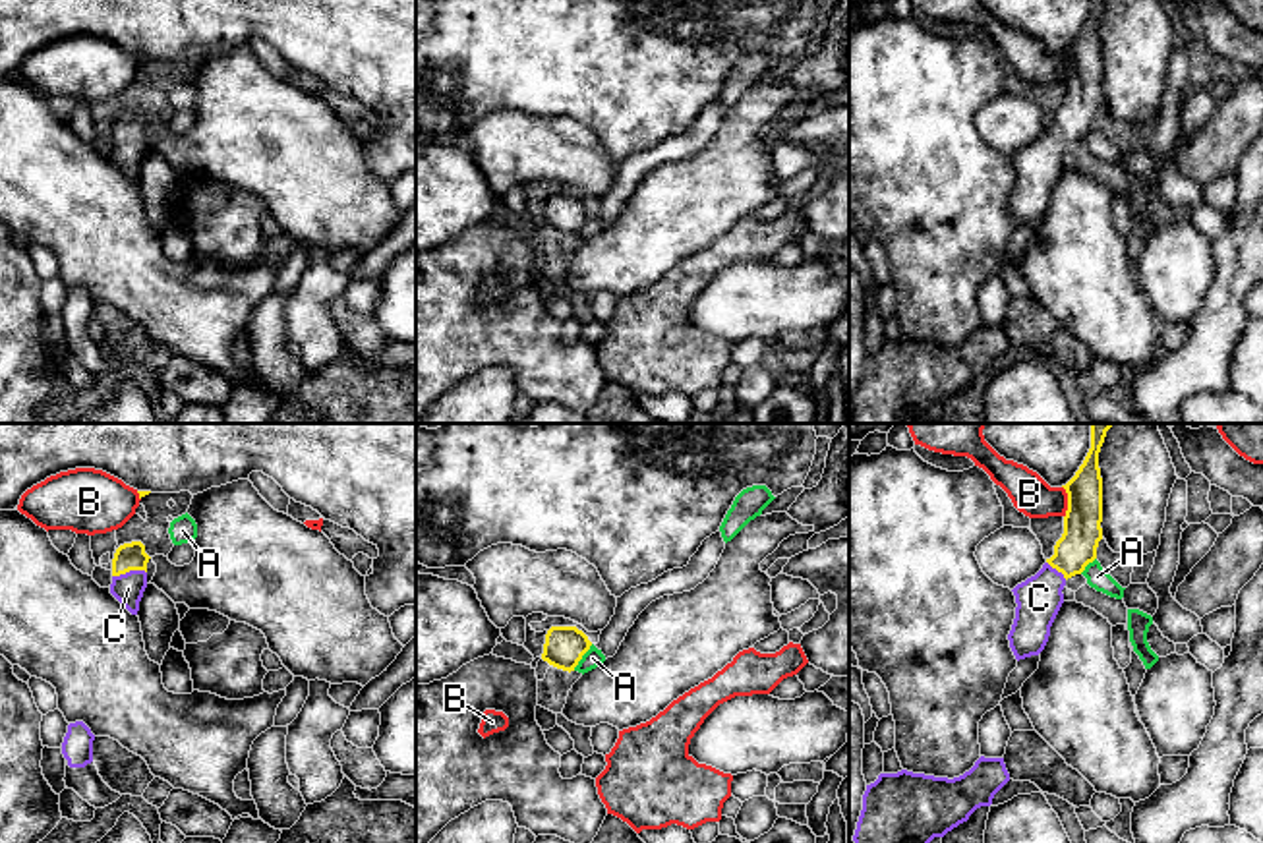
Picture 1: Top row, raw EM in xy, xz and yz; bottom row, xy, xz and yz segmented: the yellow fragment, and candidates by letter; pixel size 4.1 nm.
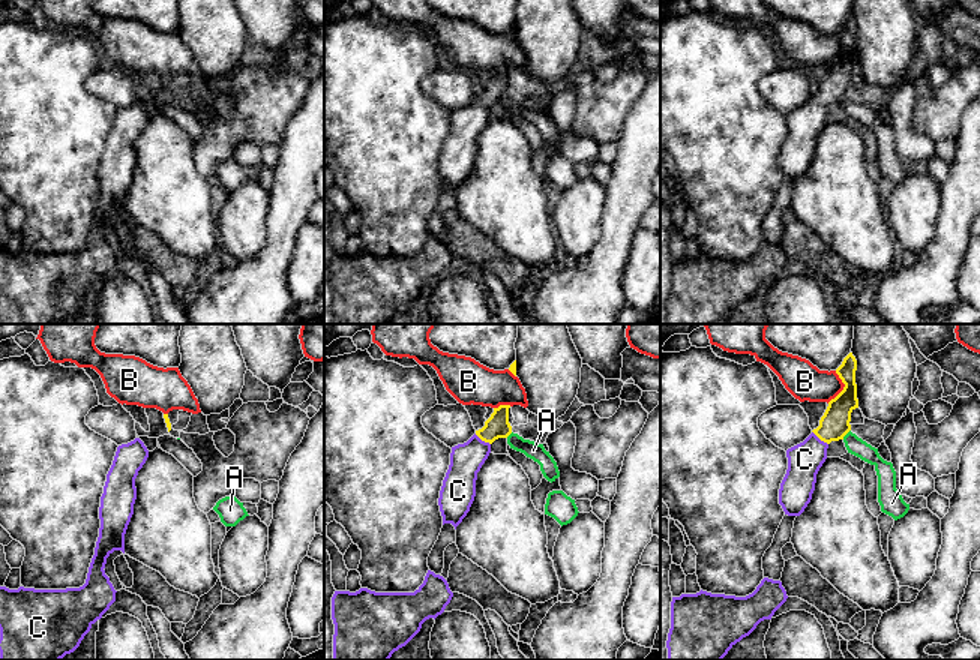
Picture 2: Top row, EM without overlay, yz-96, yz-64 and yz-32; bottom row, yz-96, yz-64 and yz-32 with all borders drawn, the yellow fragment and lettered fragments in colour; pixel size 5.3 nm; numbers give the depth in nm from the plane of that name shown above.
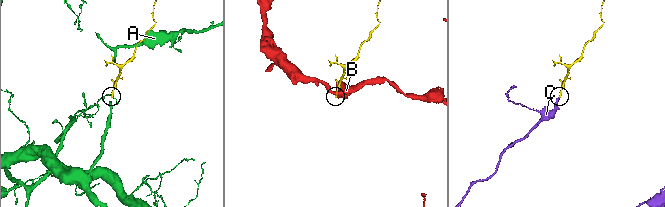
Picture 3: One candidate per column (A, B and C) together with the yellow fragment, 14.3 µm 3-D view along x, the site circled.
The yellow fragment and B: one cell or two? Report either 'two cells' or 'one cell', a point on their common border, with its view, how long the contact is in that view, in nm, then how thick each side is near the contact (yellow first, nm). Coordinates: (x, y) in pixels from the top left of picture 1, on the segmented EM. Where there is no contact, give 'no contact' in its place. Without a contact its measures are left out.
two cells; meets yellow in yz at (1068, 501); contact 140 nm long; 160 nm thick on the yellow side, 160 nm on the other

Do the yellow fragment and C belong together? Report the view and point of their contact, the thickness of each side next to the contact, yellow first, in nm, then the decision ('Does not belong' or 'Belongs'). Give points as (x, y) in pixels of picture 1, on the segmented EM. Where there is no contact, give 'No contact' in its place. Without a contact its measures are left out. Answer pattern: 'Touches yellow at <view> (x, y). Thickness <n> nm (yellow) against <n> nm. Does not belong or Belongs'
Touches yellow at xy (128, 571). Thickness 110 nm (yellow) against 130 nm. Belongs

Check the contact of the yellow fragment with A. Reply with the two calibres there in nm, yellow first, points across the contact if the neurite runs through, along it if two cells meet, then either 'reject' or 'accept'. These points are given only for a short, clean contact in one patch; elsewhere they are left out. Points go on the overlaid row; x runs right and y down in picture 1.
calibres 170 and 80 nm; border xz (592, 644), (573, 669); reject

